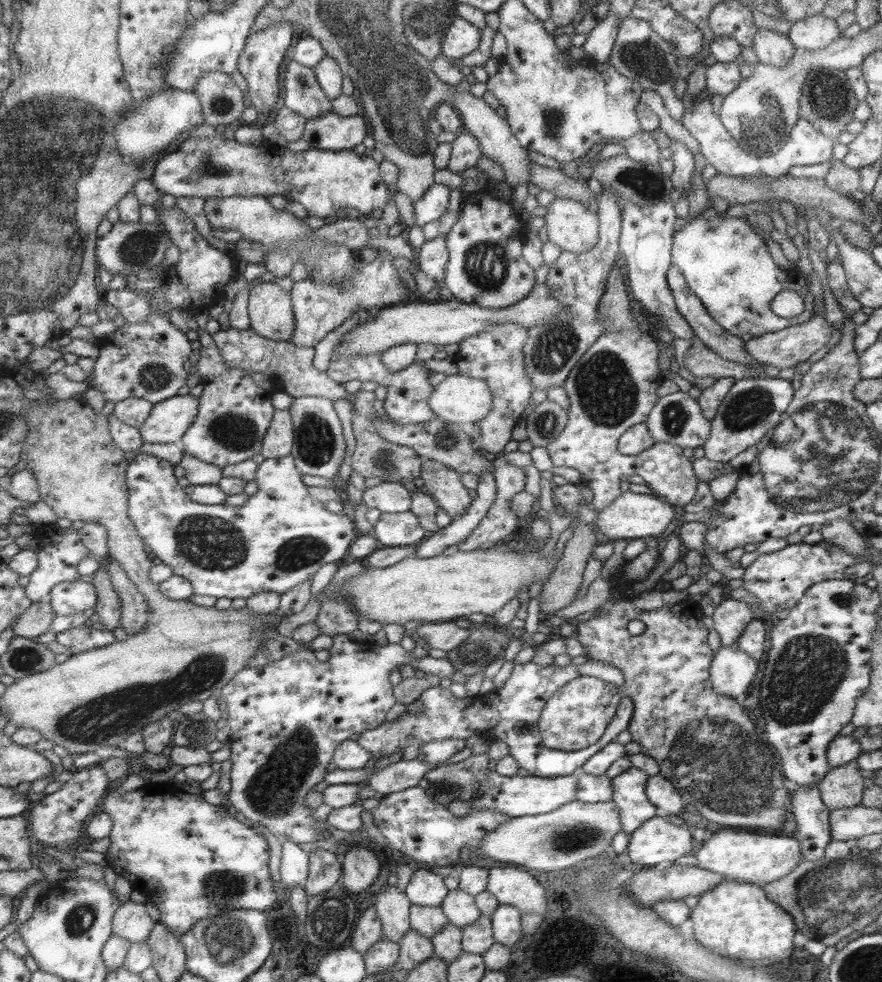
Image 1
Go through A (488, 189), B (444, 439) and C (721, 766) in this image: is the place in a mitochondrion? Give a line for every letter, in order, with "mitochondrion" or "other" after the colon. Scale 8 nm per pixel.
A: other
B: mitochondrion
C: mitochondrion

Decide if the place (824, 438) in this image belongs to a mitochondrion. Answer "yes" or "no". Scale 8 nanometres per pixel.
yes

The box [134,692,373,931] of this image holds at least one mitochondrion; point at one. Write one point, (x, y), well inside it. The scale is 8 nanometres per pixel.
(273, 792)

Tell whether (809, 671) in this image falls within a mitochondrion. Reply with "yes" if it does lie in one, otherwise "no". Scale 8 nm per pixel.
yes

